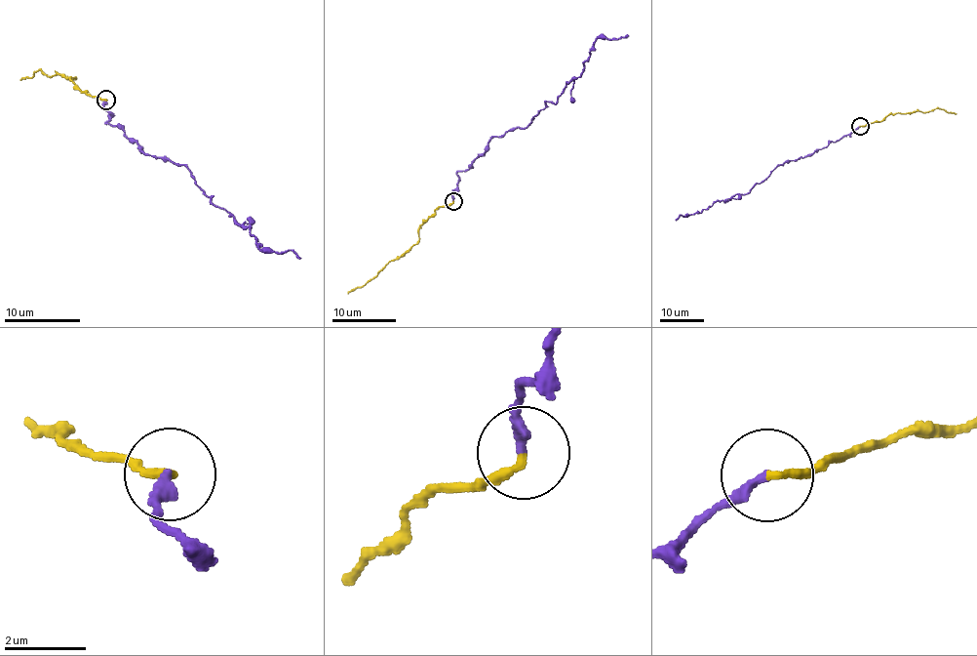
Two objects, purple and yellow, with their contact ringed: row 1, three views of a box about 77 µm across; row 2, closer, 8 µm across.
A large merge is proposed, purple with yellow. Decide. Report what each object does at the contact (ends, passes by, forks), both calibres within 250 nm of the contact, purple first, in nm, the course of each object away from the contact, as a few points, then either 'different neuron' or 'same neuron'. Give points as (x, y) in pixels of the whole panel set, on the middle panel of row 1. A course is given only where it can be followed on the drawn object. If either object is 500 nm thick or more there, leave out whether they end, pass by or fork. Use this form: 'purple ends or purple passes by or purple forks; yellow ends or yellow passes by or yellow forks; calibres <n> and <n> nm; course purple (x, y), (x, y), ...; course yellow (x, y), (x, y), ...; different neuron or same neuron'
purple ends; yellow ends; calibres 260 and 190 nm; course purple (452, 201), (457, 172), (491, 137), (527, 129), (556, 103), (597, 37), (628, 35); course yellow (452, 201), (439, 206), (427, 218), (415, 244), (382, 266), (375, 276), (347, 293); same neuron

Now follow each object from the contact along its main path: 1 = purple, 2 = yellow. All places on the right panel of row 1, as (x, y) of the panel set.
1: (860, 126), (821, 149), (781, 164), (746, 194), (736, 194), (700, 213), (679, 216), (676, 220)
2: (860, 126), (880, 121), (889, 113), (937, 108), (956, 114)

